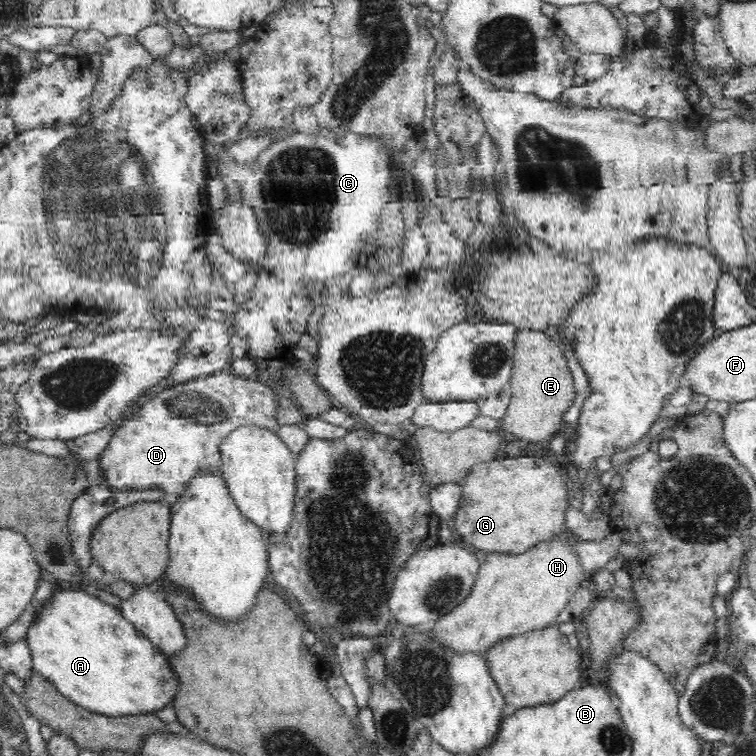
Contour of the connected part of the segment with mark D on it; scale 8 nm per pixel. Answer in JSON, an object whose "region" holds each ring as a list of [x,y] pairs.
{"region":[[[228,369],[161,388],[154,398],[136,408],[132,418],[114,432],[104,452],[100,452],[98,461],[104,472],[104,485],[116,491],[149,490],[158,487],[177,498],[185,492],[188,480],[196,476],[200,468],[220,474],[220,442],[228,432],[244,424],[255,424],[277,432],[280,424],[274,412],[278,396],[278,390],[271,389],[262,381],[234,375]]]}

